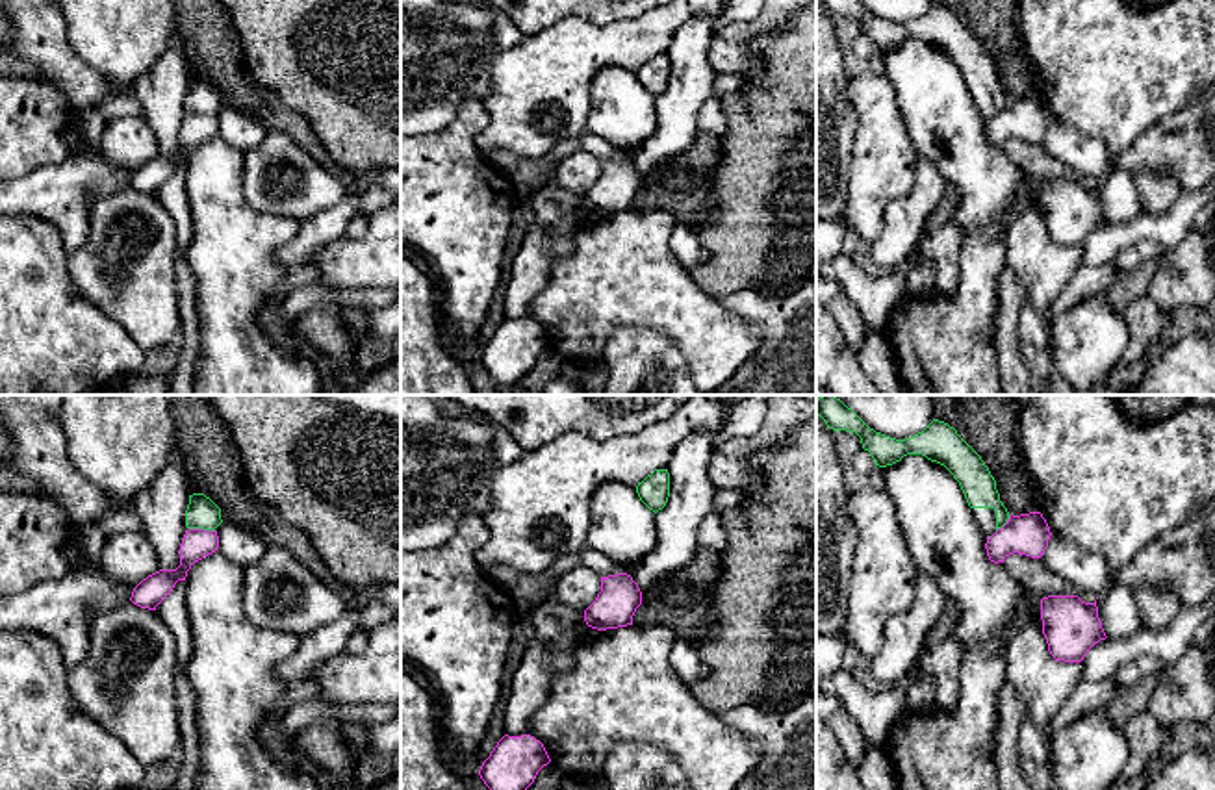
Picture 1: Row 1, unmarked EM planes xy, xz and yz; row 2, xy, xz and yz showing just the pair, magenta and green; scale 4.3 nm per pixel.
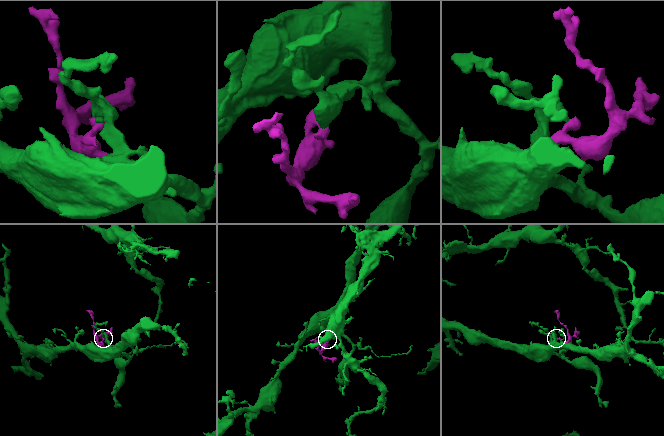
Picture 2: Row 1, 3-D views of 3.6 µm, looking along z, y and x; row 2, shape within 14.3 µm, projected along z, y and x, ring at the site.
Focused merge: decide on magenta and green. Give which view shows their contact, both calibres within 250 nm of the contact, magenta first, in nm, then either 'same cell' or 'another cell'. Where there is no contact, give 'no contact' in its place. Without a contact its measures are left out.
meets magenta in xy; 130 nm thick on the magenta side, 140 nm on the other; another cell

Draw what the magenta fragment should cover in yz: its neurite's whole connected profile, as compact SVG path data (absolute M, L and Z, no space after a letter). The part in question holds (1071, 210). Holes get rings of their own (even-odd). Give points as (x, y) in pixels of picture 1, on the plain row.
M1048 180L1041 184L1042 219L1055 245L1081 247L1089 234L1106 224L1098 191L1078 180Z

